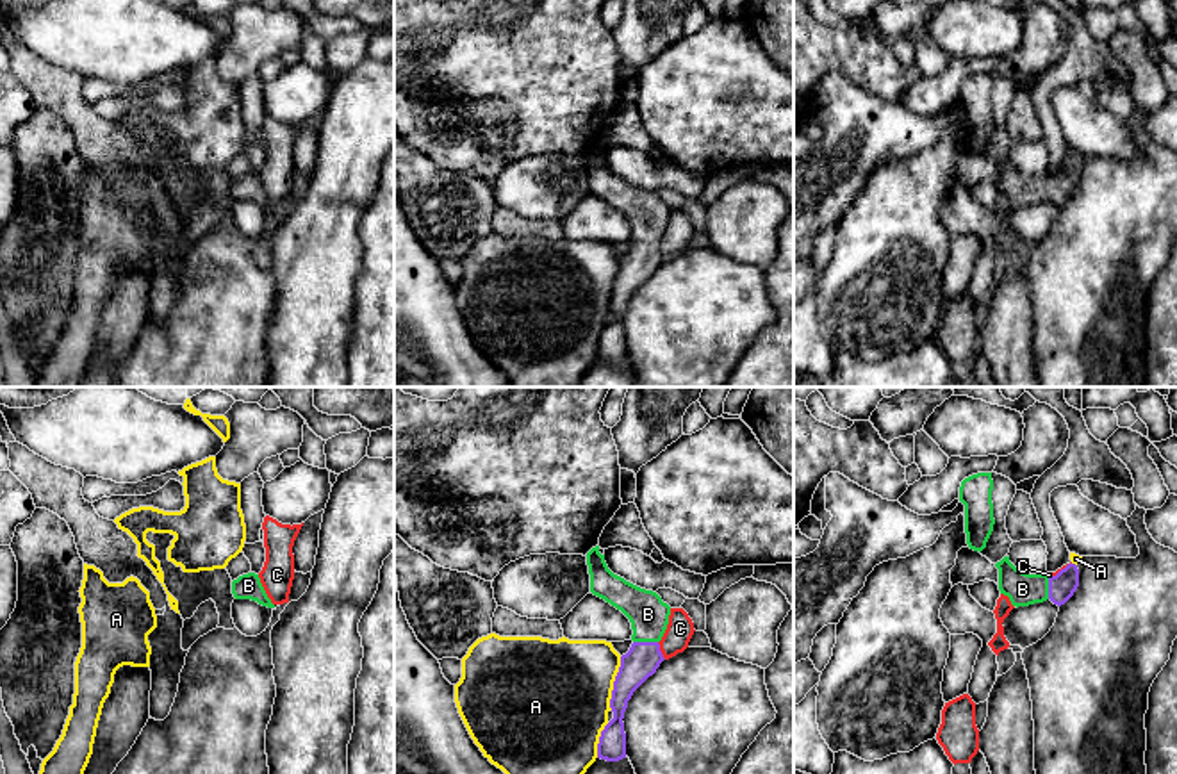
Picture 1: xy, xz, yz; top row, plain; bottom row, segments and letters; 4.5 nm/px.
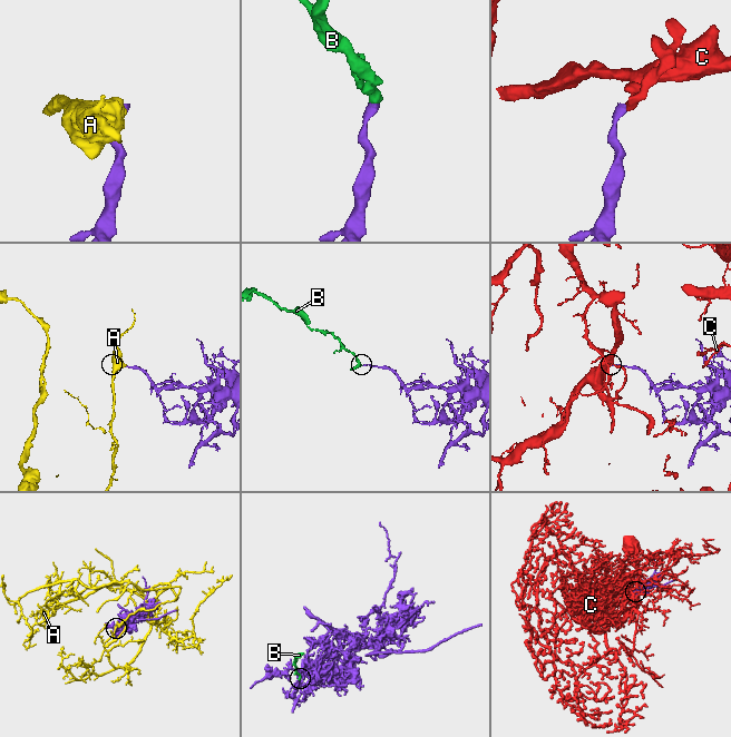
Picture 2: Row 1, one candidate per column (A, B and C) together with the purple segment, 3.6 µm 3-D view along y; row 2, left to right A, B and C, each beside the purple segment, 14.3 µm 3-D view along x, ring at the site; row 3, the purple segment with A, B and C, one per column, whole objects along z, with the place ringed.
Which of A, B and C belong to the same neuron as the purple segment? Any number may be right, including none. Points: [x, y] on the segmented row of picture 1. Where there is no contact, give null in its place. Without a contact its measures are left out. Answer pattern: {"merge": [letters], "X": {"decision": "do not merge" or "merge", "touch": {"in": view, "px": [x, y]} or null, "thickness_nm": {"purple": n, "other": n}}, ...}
{"merge": ["B"], "A": {"decision": "do not merge", "touch": {"in": "xz", "px": [614, 683]}, "thickness_nm": {"purple": 150, "other": 460}}, "B": {"decision": "merge", "touch": {"in": "xz", "px": [646, 642]}, "thickness_nm": {"purple": 150, "other": 180}}, "C": {"decision": "do not merge", "touch": {"in": "xz", "px": [660, 651]}, "thickness_nm": {"purple": 150, "other": 120}}}

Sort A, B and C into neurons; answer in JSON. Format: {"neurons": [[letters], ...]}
{"neurons": [["A"], ["B"], ["C"]]}

